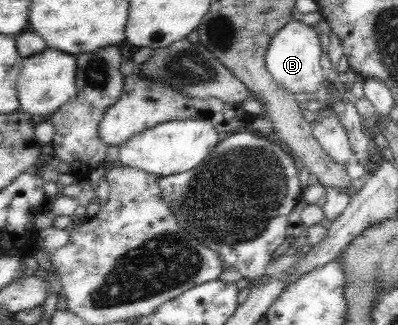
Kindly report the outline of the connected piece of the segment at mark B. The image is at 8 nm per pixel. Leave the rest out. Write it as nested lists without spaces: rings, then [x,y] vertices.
[[[294,19],[271,38],[264,55],[264,66],[280,89],[293,96],[313,95],[323,89],[323,81],[326,81],[320,65],[322,51],[317,29]]]

